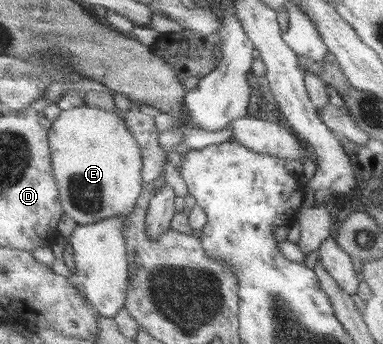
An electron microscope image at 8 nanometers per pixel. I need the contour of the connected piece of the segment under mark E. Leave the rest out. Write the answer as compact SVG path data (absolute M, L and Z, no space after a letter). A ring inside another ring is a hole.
M88 105L61 109L59 117L53 121L53 128L49 130L49 143L54 176L61 190L61 203L70 219L80 225L89 225L105 218L132 214L144 189L143 156L141 146L126 128L120 114Z

